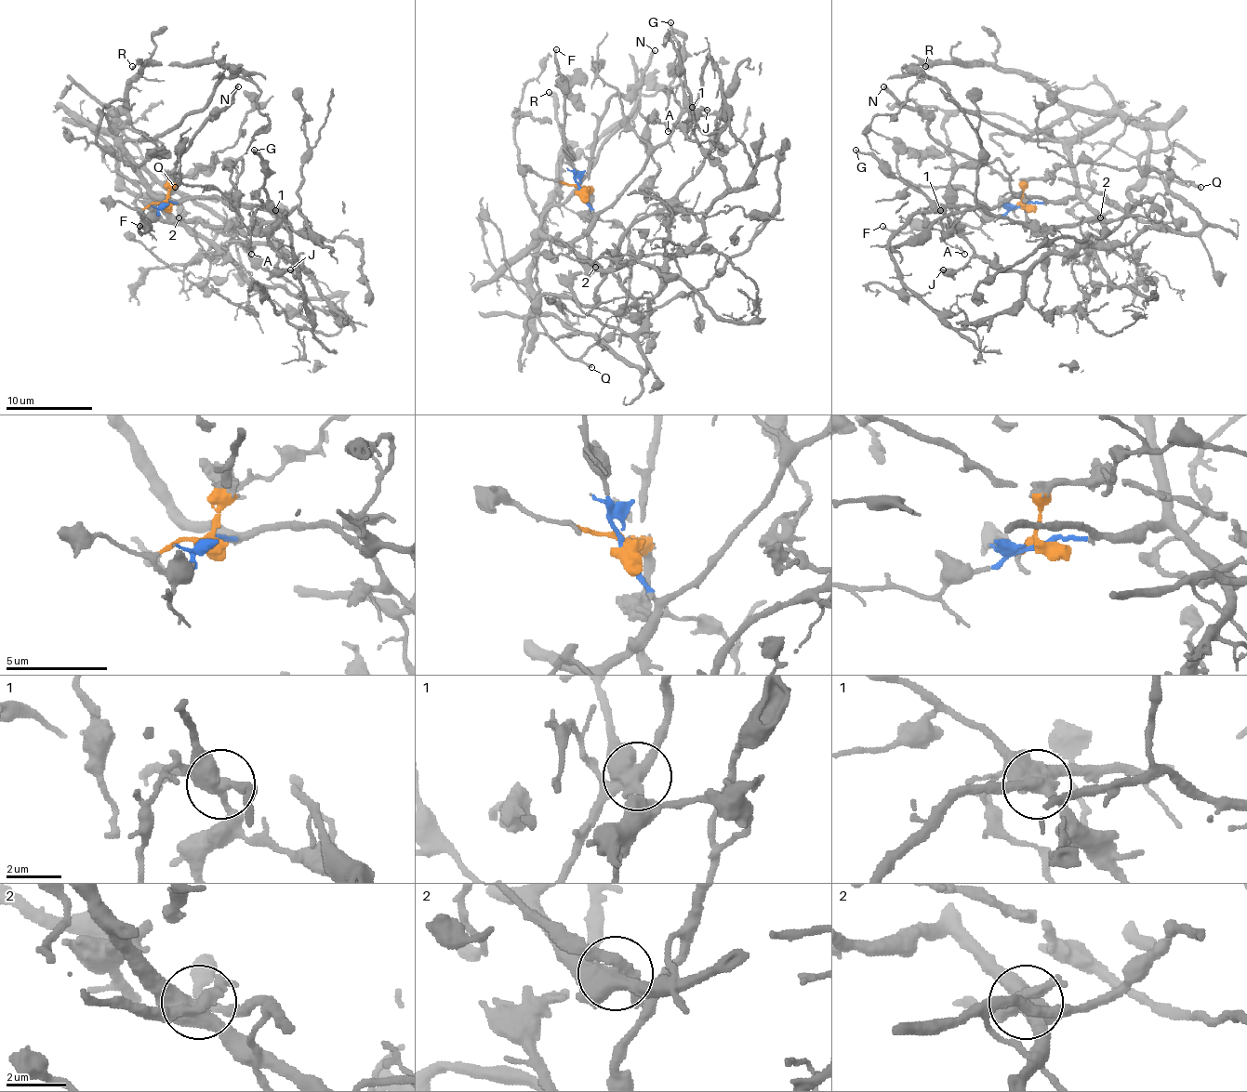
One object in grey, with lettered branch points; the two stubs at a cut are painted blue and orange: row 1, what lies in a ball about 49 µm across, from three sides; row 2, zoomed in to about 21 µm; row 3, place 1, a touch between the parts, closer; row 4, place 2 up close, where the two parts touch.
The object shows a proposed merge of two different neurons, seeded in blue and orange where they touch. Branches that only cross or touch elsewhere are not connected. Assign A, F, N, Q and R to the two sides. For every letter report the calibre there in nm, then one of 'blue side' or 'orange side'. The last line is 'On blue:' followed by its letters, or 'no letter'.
A: calibre 200 nm; blue side
F: calibre 140 nm; blue side
N: calibre 320 nm; orange side
Q: calibre 240 nm; blue side
R: calibre 170 nm; orange side
On blue: A, F, Q

